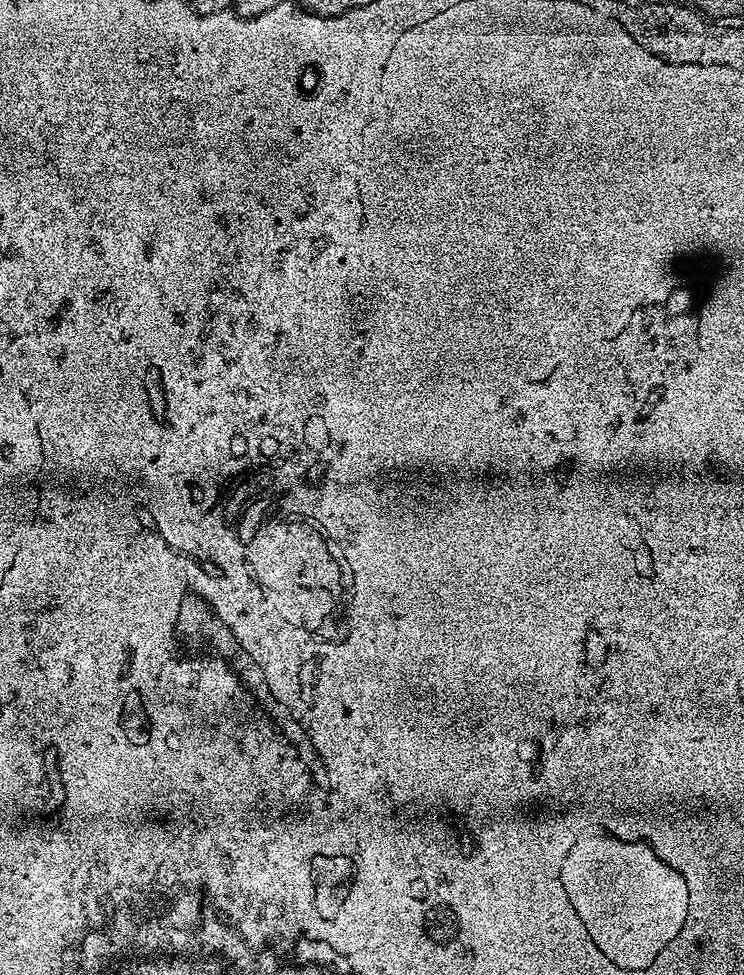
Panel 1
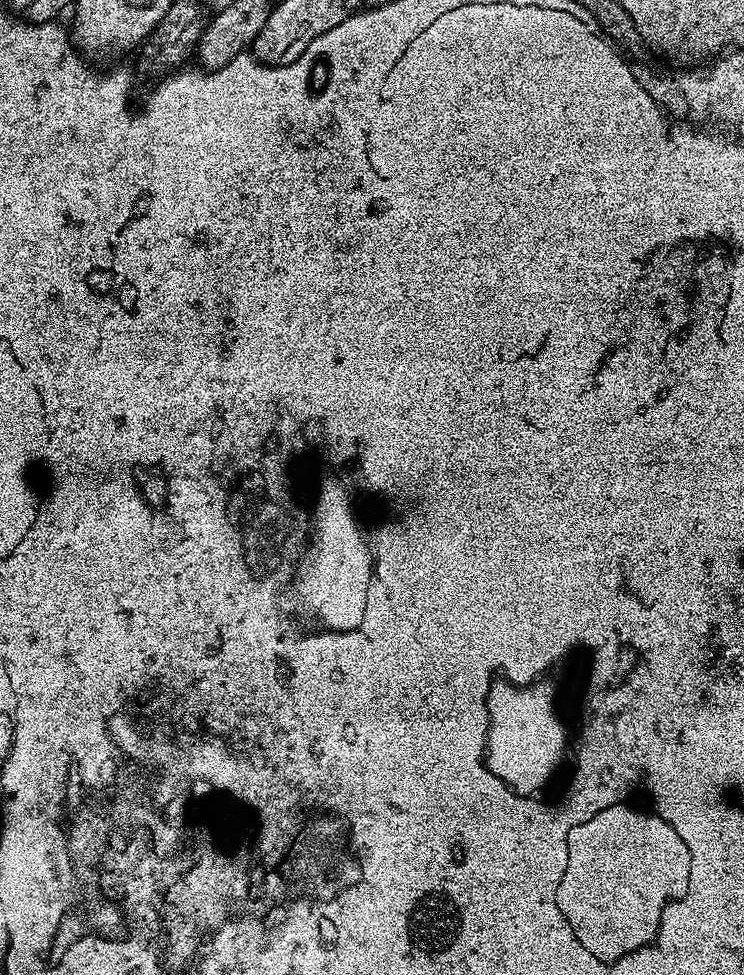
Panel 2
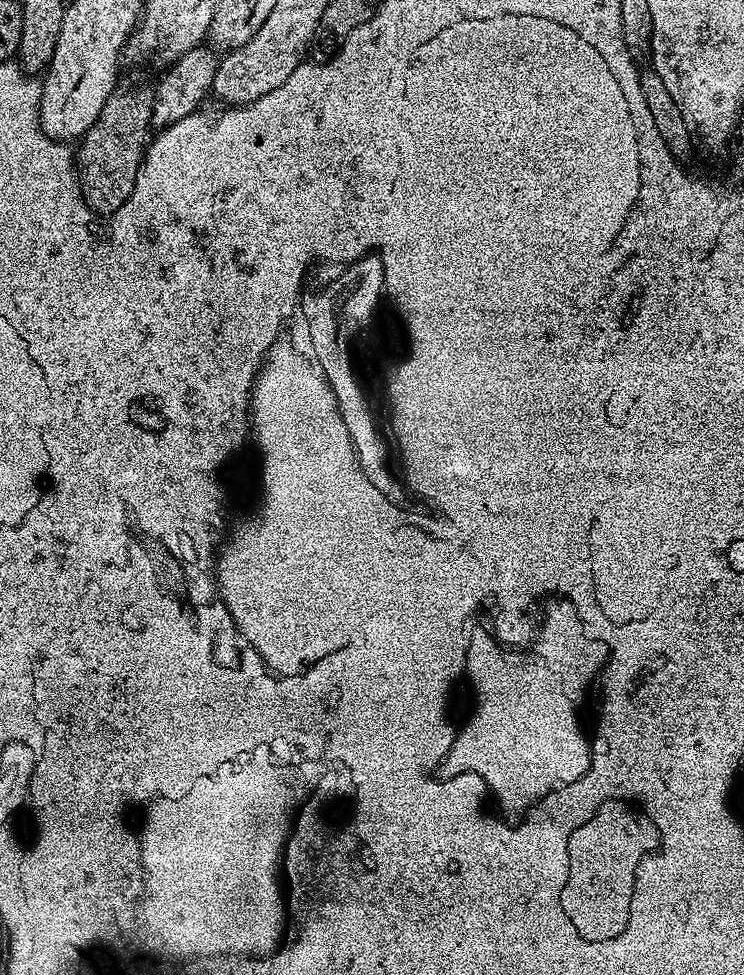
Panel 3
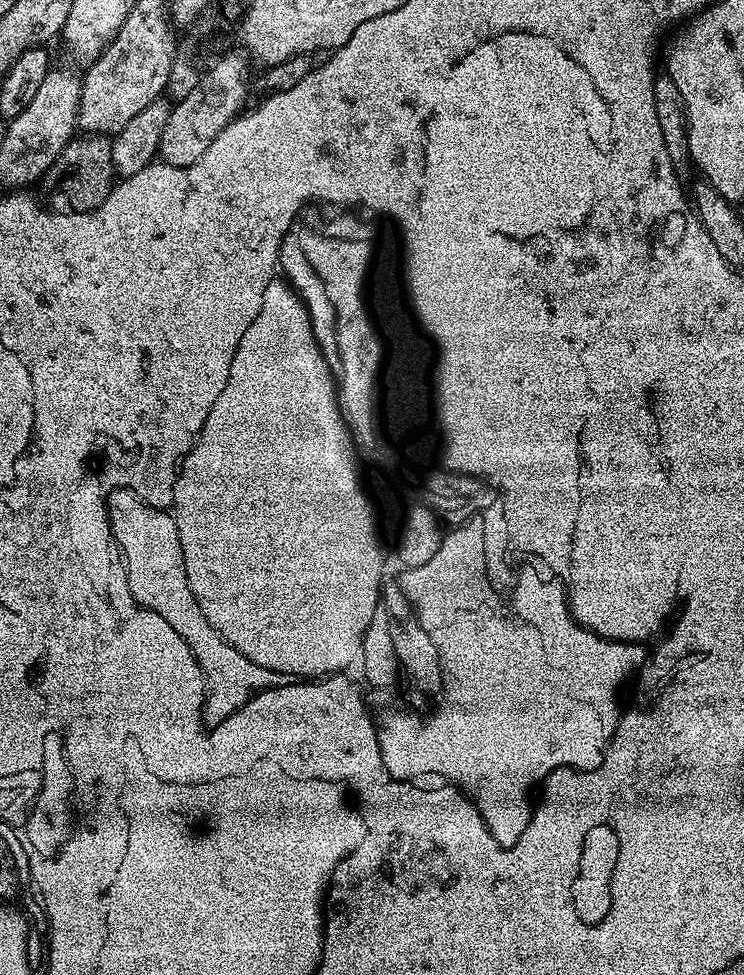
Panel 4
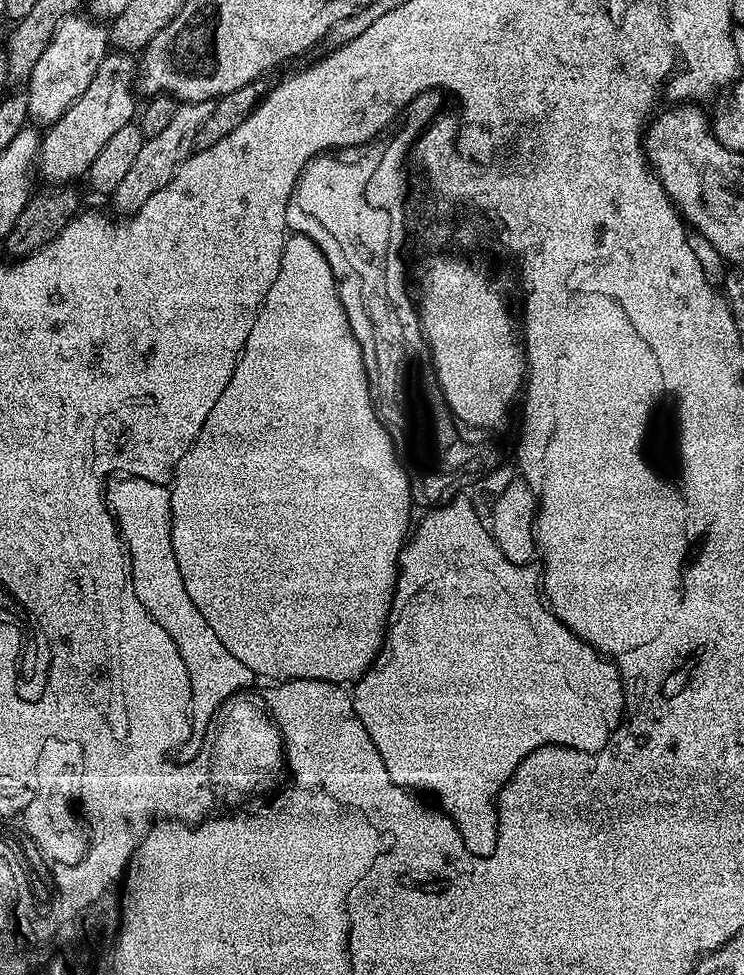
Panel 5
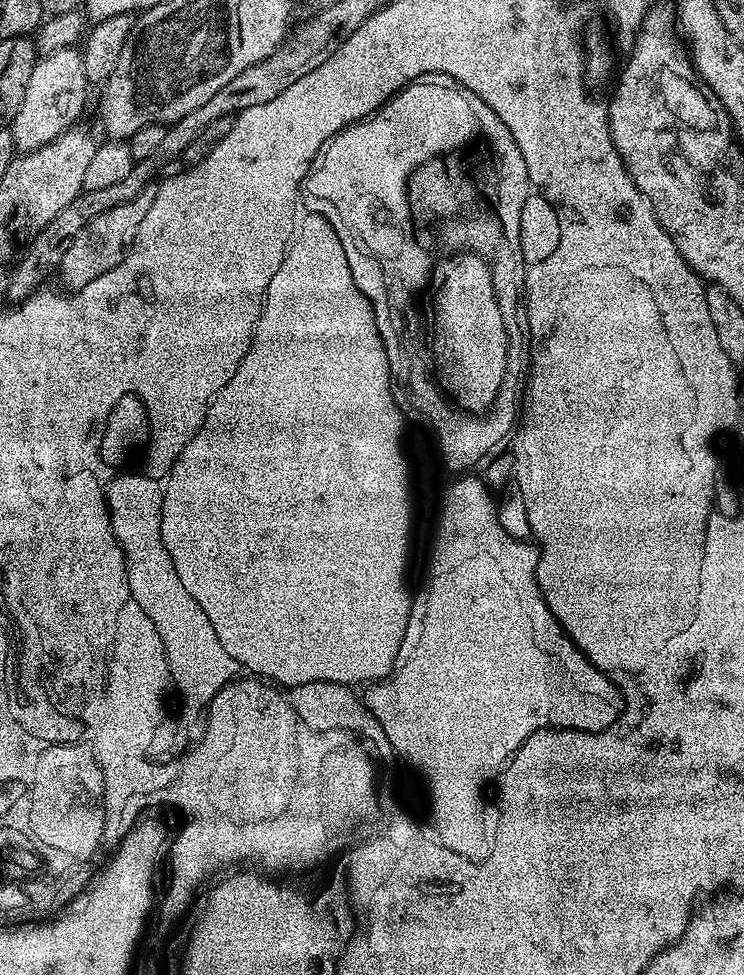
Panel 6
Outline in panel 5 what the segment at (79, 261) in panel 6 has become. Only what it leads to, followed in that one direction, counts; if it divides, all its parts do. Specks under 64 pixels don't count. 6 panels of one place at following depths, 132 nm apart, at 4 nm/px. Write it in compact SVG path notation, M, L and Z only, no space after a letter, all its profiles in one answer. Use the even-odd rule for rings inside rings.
M208 102L181 103L174 110L173 120L159 134L145 139L142 150L138 150L138 158L134 162L134 166L130 166L126 178L122 178L120 185L110 194L113 206L120 211L117 213L138 212L140 207L148 201L150 194L158 194L158 190L162 190L162 186L166 186L172 181L174 174L187 162L188 157L196 148L198 126L202 126L202 122L206 122L206 118L210 118L211 109L212 104Z

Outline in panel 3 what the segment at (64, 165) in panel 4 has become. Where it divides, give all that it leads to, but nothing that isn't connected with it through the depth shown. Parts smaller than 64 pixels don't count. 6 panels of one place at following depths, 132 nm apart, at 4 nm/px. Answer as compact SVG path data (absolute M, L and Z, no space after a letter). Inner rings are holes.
M148 85L117 89L107 99L98 120L81 136L74 152L76 175L84 189L84 201L97 214L111 214L130 198L140 162L150 143L155 91Z

